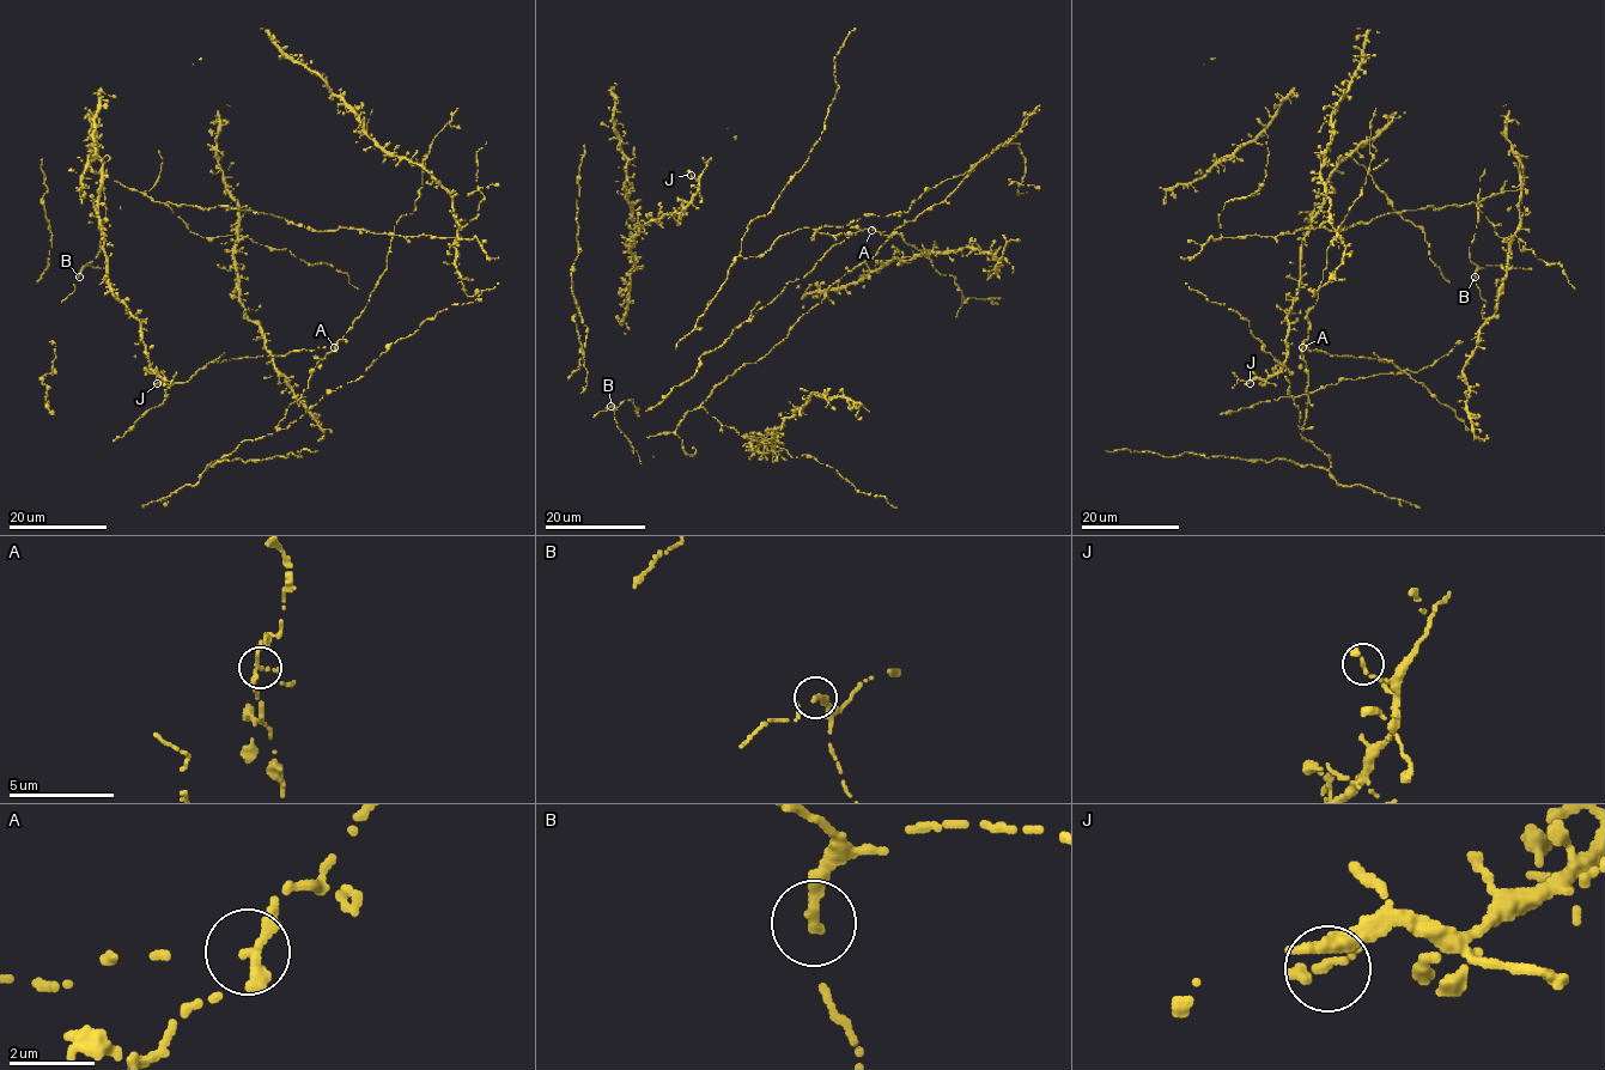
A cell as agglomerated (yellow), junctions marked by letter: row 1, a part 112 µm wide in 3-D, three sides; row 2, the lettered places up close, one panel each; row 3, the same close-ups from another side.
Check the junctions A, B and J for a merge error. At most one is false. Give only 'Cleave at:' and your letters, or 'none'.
Cleave at: A

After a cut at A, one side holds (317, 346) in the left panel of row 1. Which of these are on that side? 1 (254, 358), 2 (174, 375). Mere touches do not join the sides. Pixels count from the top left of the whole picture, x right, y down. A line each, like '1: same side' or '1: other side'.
1: same side
2: other side

